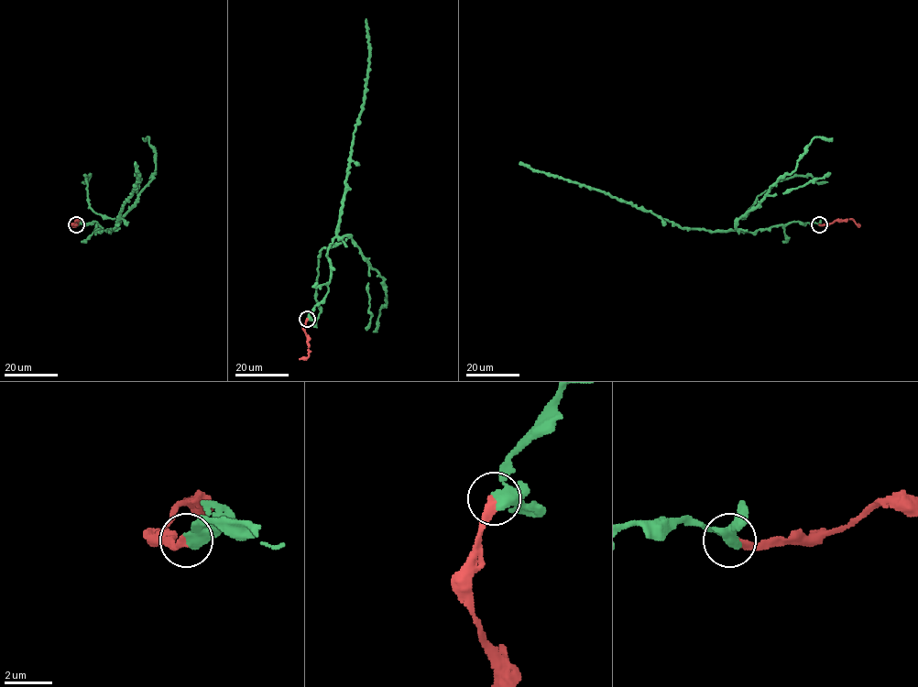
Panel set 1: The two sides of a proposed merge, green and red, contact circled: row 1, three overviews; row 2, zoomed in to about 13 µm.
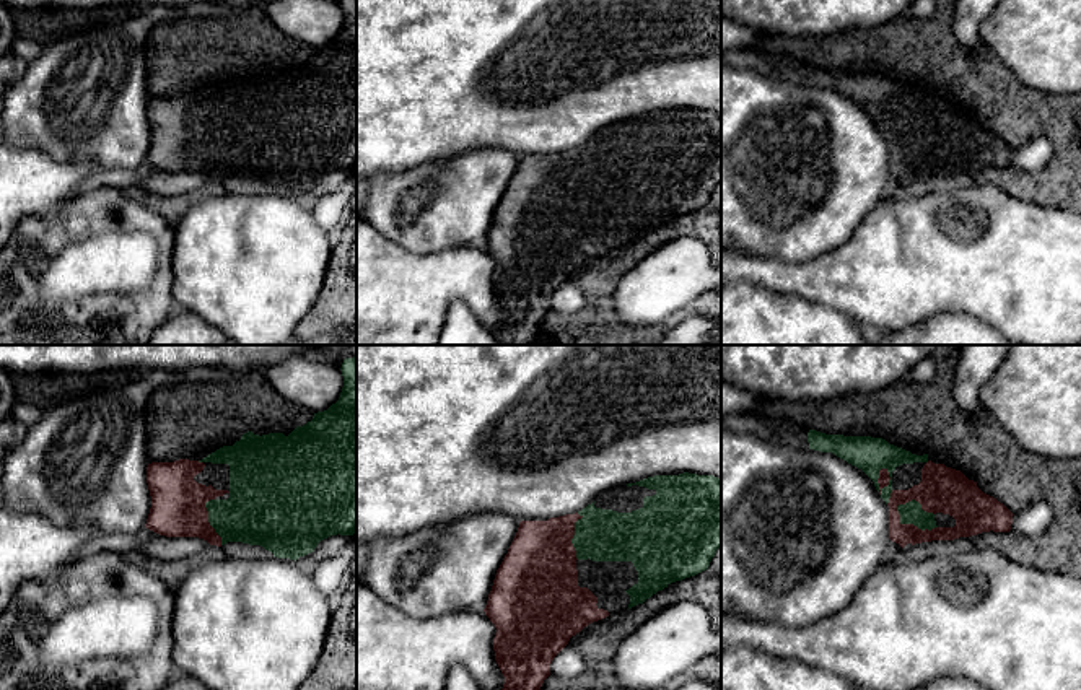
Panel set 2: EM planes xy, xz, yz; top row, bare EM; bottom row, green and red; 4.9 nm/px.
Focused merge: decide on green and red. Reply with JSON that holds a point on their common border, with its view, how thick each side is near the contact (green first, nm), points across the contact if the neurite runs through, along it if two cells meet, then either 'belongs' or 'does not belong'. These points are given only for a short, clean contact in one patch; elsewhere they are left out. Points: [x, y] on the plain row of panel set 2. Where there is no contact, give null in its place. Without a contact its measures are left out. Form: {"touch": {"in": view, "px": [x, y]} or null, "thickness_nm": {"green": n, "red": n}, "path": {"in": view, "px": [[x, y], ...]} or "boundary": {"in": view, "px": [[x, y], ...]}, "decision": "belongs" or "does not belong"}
{"touch": {"in": "yz", "px": [912, 158]}, "thickness_nm": {"green": 110, "red": 220}, "decision": "belongs"}

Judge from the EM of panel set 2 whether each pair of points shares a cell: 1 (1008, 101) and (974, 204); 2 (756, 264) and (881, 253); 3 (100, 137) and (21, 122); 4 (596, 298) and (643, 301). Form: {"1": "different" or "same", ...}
{"1": "different", "2": "same", "3": "same", "4": "different"}

